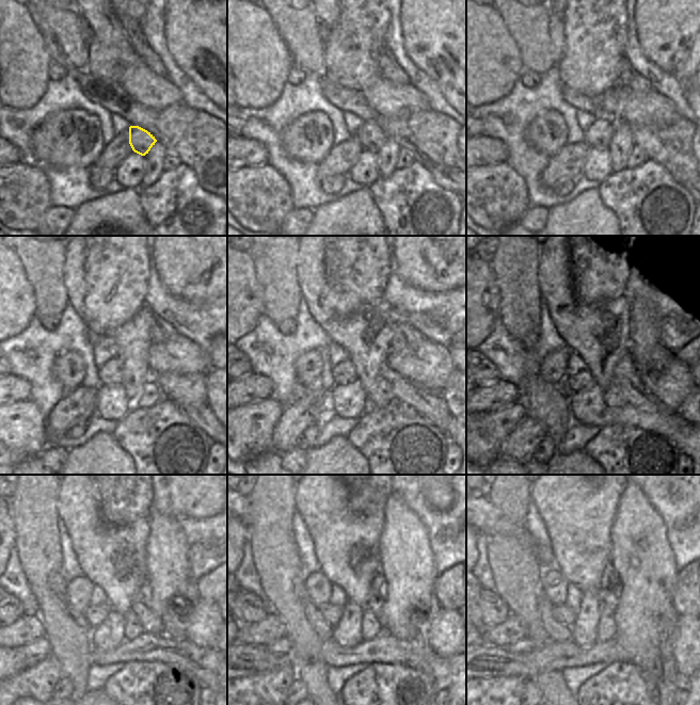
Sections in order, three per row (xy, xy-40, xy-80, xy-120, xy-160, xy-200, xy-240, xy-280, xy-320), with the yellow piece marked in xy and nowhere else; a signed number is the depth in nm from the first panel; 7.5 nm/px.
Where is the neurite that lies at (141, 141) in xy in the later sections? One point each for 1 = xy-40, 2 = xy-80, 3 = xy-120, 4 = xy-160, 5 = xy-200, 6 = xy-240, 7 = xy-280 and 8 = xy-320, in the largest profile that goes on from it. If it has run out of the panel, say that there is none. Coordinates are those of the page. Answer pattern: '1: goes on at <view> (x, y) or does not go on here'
1: goes on at xy-40 (370, 137)
2: goes on at xy-80 (599, 134)
3: goes on at xy-120 (111, 372)
4: goes on at xy-160 (344, 373)
5: goes on at xy-200 (576, 381)
6: goes on at xy-240 (95, 615)
7: goes on at xy-280 (332, 614)
8: goes on at xy-320 (562, 613)

